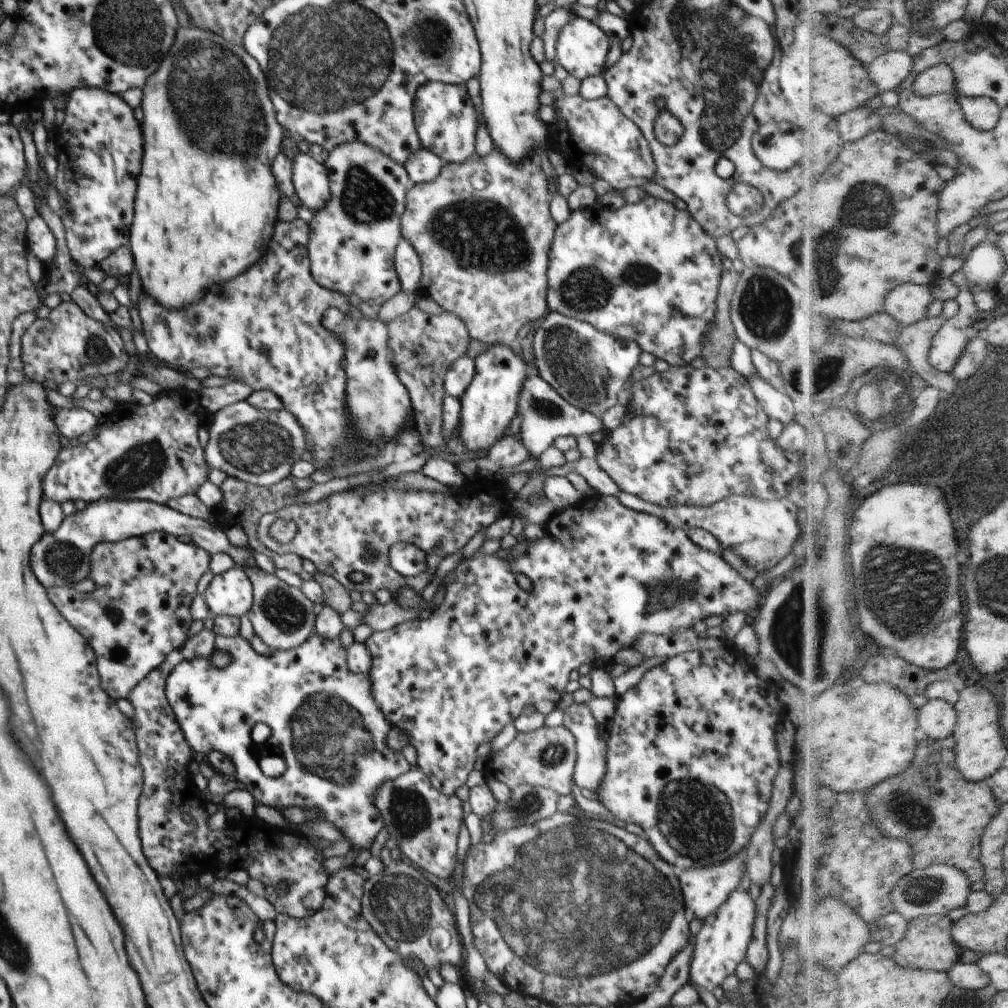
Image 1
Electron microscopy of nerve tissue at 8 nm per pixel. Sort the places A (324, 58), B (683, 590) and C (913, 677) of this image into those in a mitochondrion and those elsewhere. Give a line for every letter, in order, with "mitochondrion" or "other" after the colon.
A: mitochondrion
B: mitochondrion
C: other

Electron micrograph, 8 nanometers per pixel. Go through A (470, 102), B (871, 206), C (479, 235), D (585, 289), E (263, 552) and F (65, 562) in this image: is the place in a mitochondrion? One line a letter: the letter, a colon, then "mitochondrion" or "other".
A: other
B: mitochondrion
C: mitochondrion
D: mitochondrion
E: other
F: mitochondrion

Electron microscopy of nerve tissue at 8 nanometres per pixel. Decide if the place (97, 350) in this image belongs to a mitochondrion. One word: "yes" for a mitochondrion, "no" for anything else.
yes

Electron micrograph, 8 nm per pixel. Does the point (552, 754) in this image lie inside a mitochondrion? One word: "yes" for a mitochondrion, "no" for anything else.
yes

